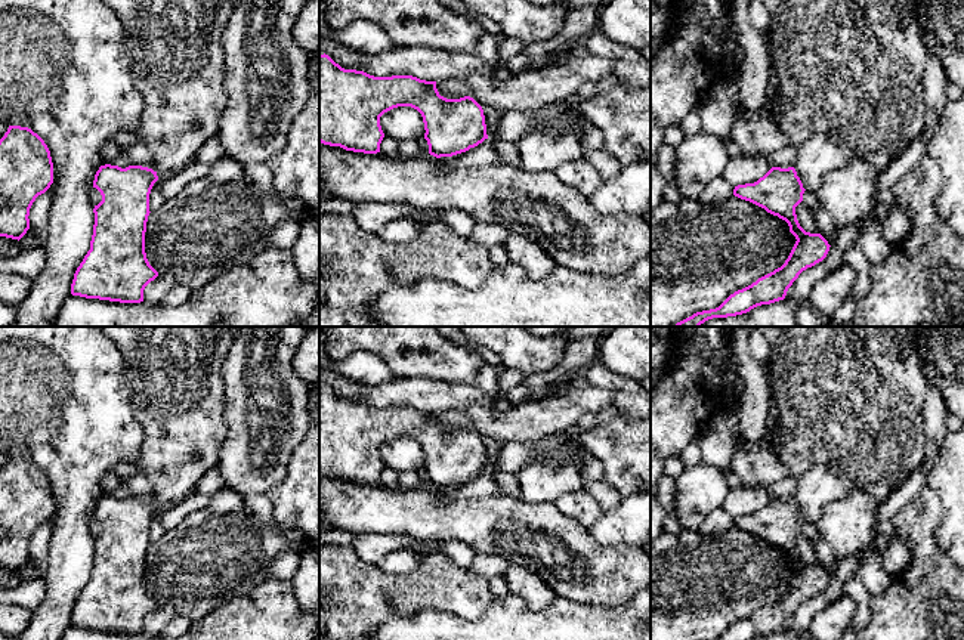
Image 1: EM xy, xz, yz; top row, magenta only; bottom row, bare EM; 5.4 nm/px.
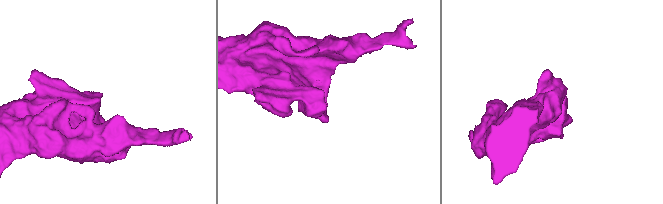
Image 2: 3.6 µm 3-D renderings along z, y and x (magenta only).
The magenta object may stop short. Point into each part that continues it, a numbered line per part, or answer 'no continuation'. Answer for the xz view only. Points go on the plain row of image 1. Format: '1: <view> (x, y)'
no continuation

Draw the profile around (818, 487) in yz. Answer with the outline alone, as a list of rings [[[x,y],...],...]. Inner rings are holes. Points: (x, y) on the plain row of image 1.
[[[815,466],[798,479],[792,498],[803,519],[818,523],[824,507],[841,500],[847,492],[849,488],[841,476],[825,466]]]

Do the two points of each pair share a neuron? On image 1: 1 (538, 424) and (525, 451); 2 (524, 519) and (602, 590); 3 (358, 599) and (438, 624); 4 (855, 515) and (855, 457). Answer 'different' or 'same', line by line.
1: different
2: same
3: different
4: different

